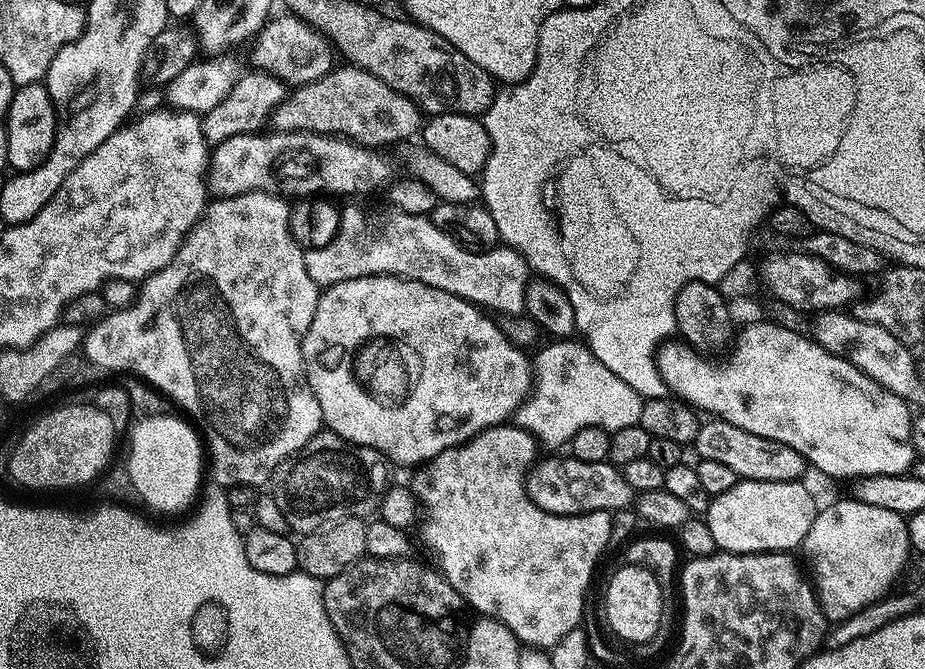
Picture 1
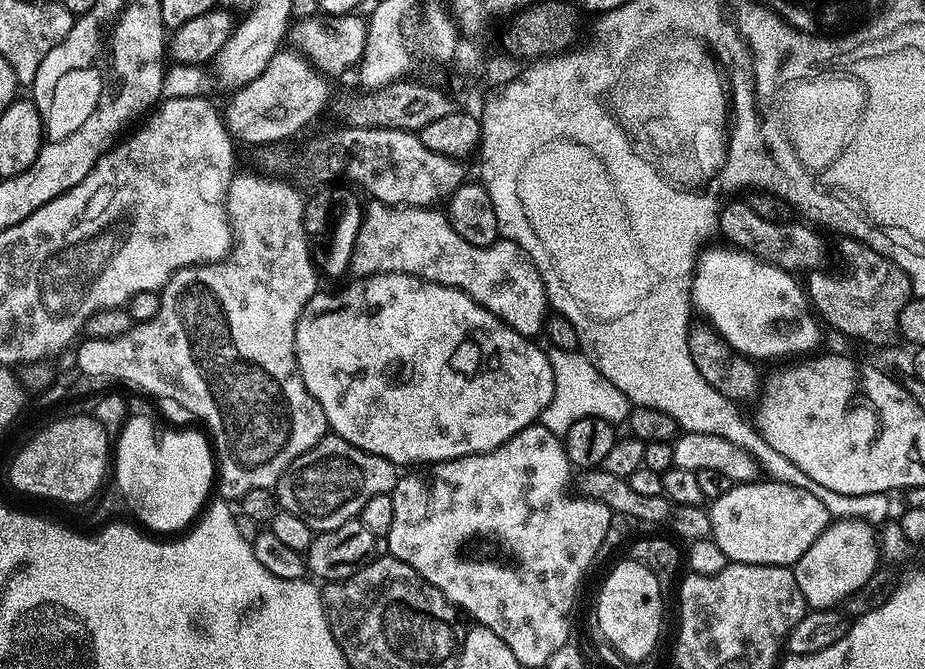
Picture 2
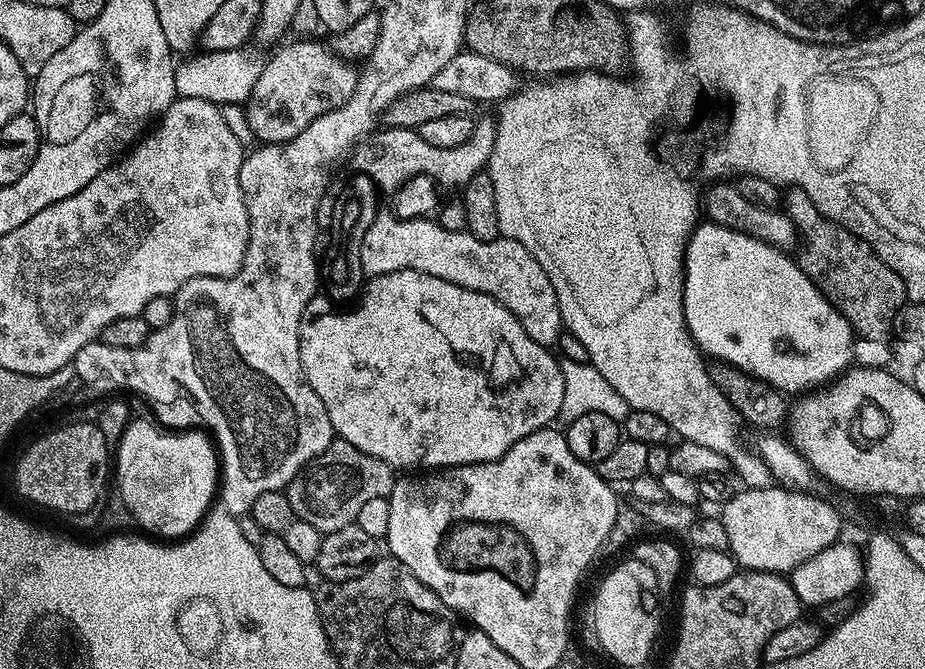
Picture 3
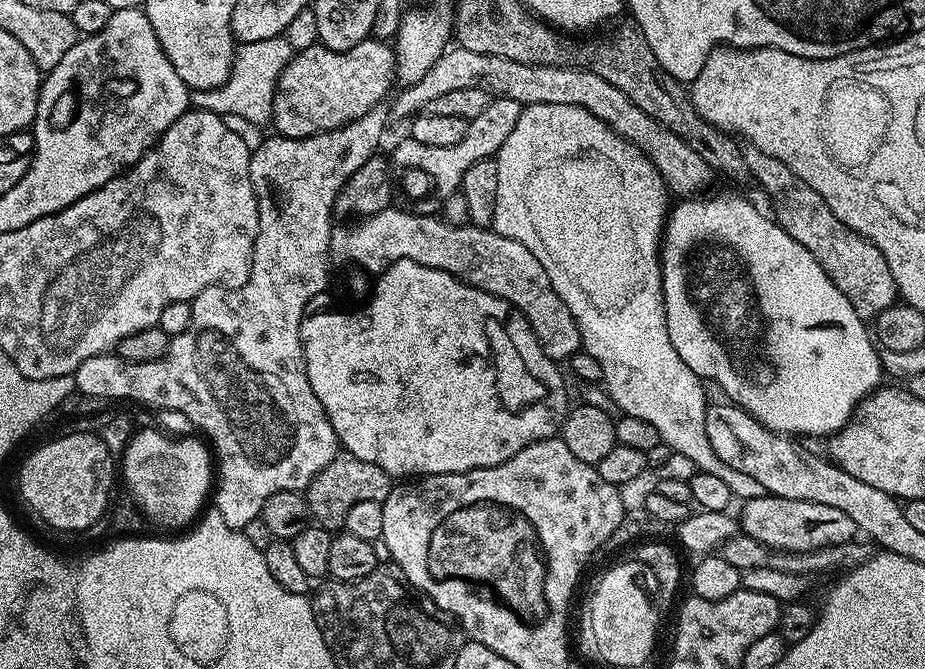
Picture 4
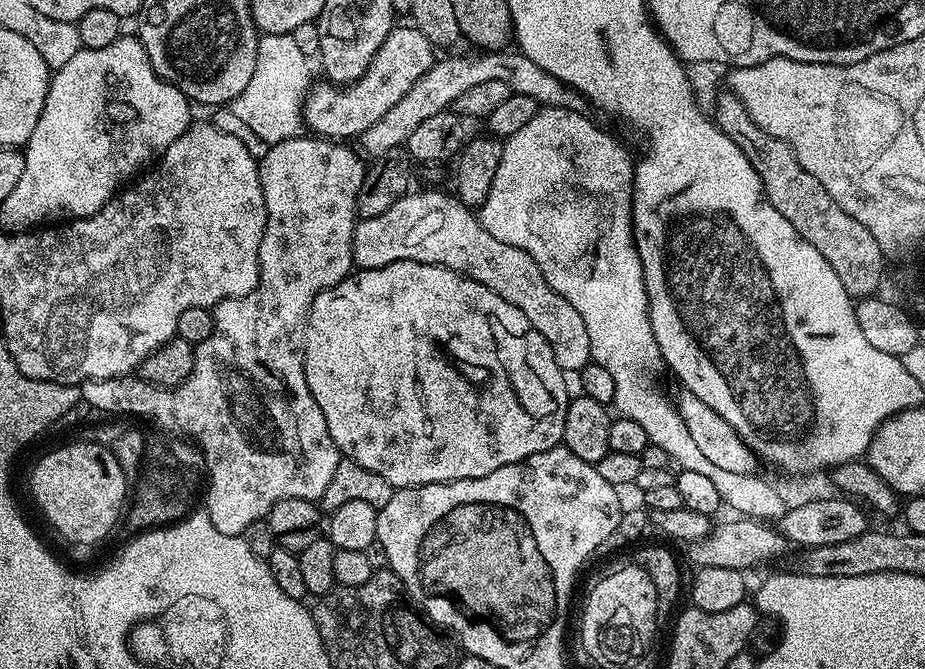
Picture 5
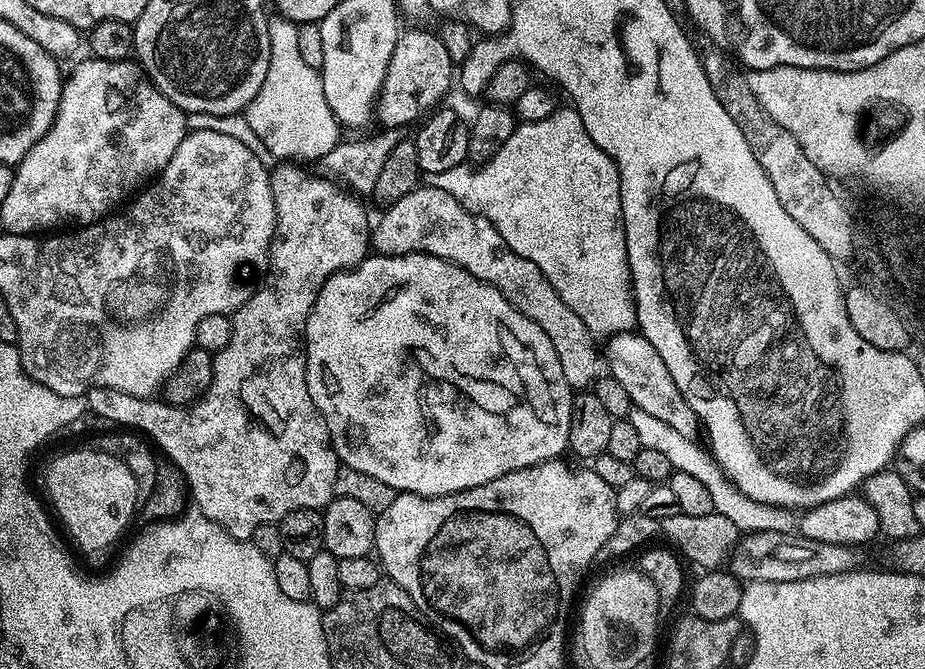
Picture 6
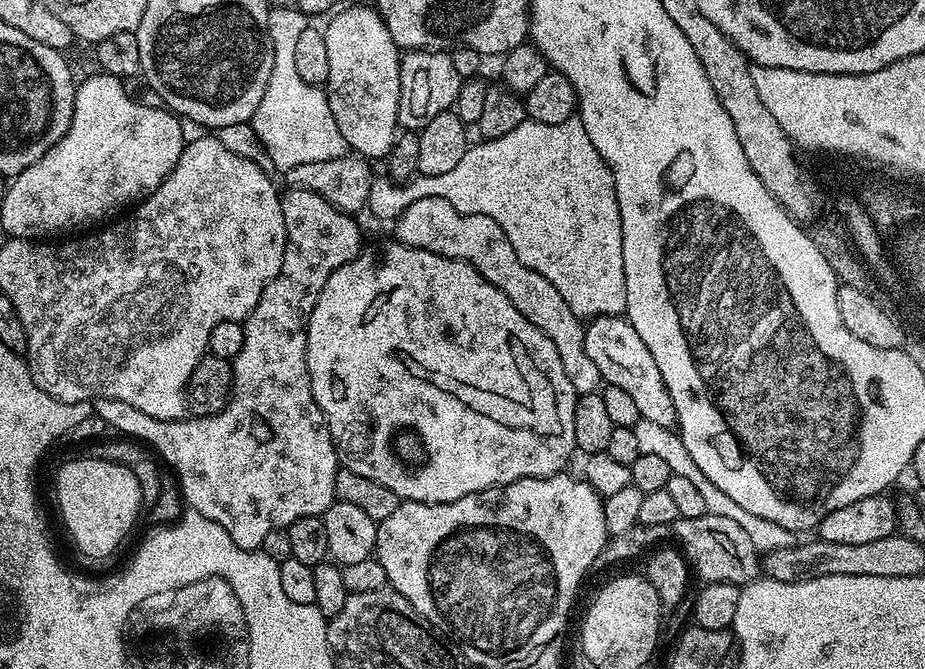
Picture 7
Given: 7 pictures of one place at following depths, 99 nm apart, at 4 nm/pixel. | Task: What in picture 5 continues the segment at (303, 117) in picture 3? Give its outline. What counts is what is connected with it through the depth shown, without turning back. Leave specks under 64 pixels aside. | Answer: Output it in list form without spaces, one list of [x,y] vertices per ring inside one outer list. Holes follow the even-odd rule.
[[[415,26],[393,27],[386,42],[382,42],[378,54],[374,54],[368,69],[357,80],[347,86],[331,82],[313,83],[304,99],[304,123],[320,138],[337,142],[351,141],[351,136],[352,139],[359,138],[366,130],[370,130],[370,126],[374,126],[374,122],[398,106],[402,98],[406,98],[406,90],[410,90],[418,78],[426,75],[437,59],[430,38],[426,38],[422,30]]]

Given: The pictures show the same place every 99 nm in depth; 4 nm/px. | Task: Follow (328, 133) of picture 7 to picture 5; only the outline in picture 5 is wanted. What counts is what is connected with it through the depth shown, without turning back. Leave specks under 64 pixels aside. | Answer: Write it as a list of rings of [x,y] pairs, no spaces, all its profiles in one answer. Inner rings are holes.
[[[290,34],[261,35],[254,75],[246,85],[246,90],[232,100],[230,111],[233,118],[242,127],[249,128],[264,146],[286,142],[305,131],[304,99],[314,83],[308,66],[309,58],[302,54]]]

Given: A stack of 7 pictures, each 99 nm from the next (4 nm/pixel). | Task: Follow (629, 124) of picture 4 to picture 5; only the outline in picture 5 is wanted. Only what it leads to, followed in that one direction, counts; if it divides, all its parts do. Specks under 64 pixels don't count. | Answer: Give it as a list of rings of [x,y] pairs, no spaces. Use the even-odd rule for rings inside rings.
[[[519,50],[485,51],[483,54],[476,54],[480,56],[452,55],[456,54],[445,55],[448,56],[445,60],[444,57],[437,59],[429,72],[422,78],[418,78],[418,82],[414,82],[414,86],[410,86],[410,90],[406,90],[406,98],[402,98],[402,102],[398,102],[398,106],[394,106],[378,122],[374,122],[374,126],[370,126],[370,130],[366,130],[359,136],[359,147],[365,153],[368,151],[370,154],[369,157],[384,156],[390,150],[407,145],[410,134],[414,134],[416,127],[421,125],[422,122],[426,122],[427,119],[434,118],[434,114],[449,111],[455,105],[456,100],[462,98],[462,94],[466,94],[466,90],[470,90],[473,86],[478,86],[482,82],[506,82],[506,86],[510,86],[512,92],[526,94],[526,98],[534,98],[540,105],[546,108],[565,108],[566,110],[574,110],[575,112],[585,111],[586,101],[582,93],[562,83],[554,74],[548,74],[546,70],[542,70],[542,66],[534,66],[534,62],[530,62],[530,58],[526,58]]]

